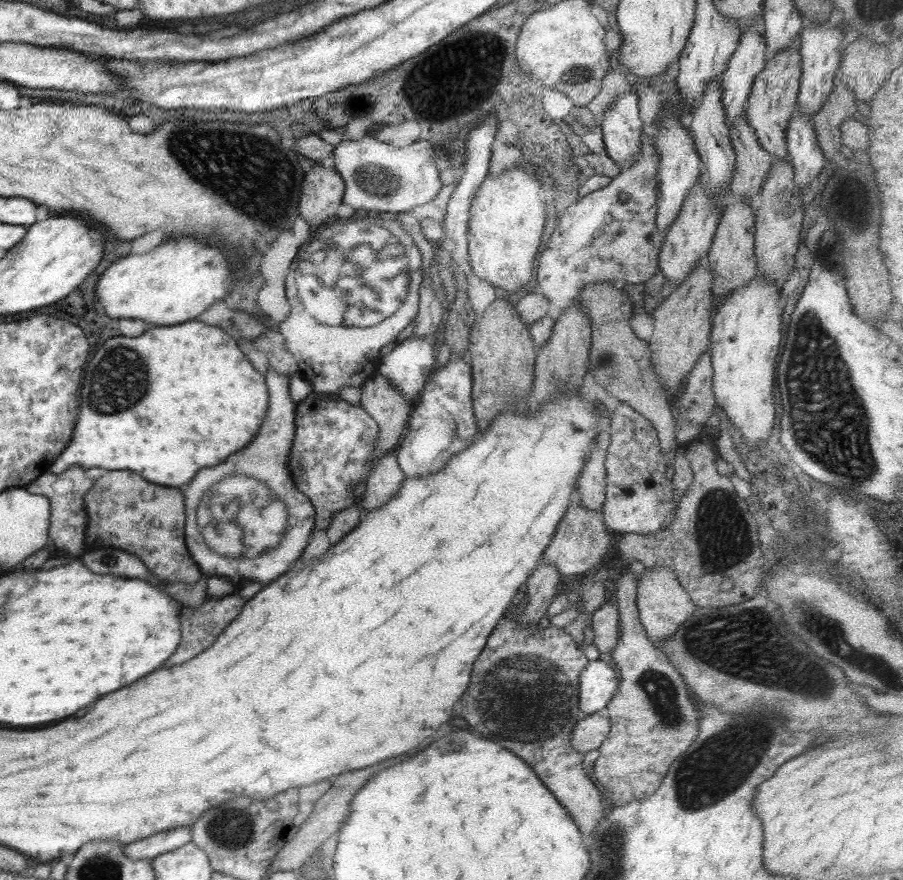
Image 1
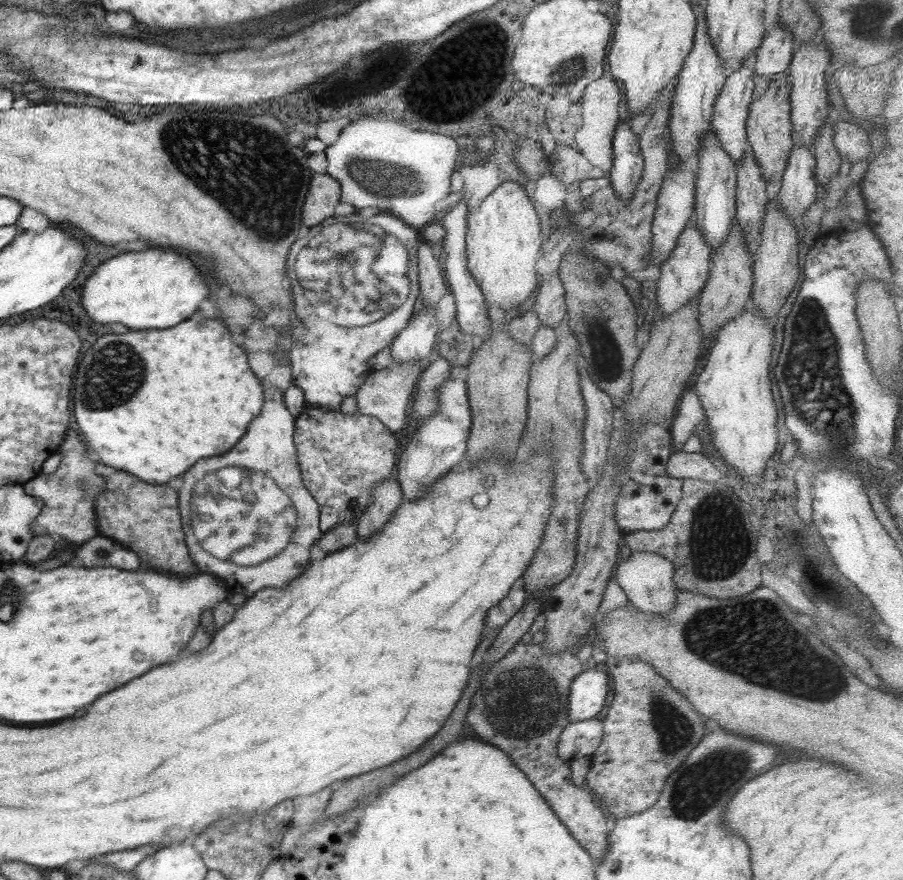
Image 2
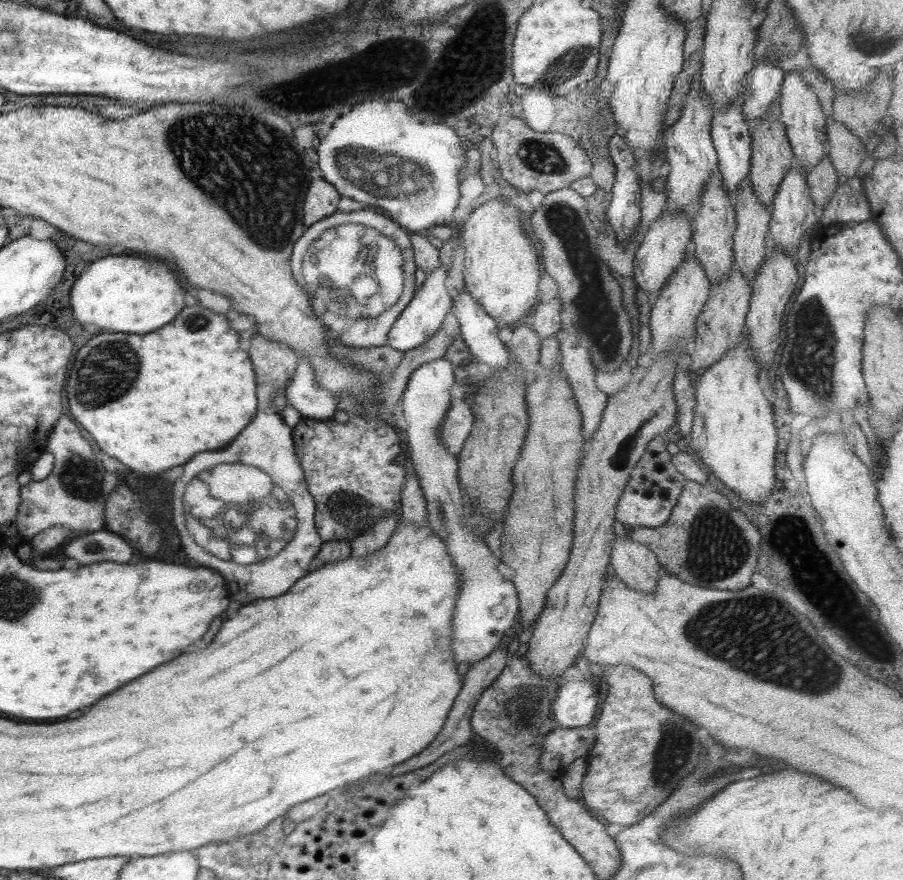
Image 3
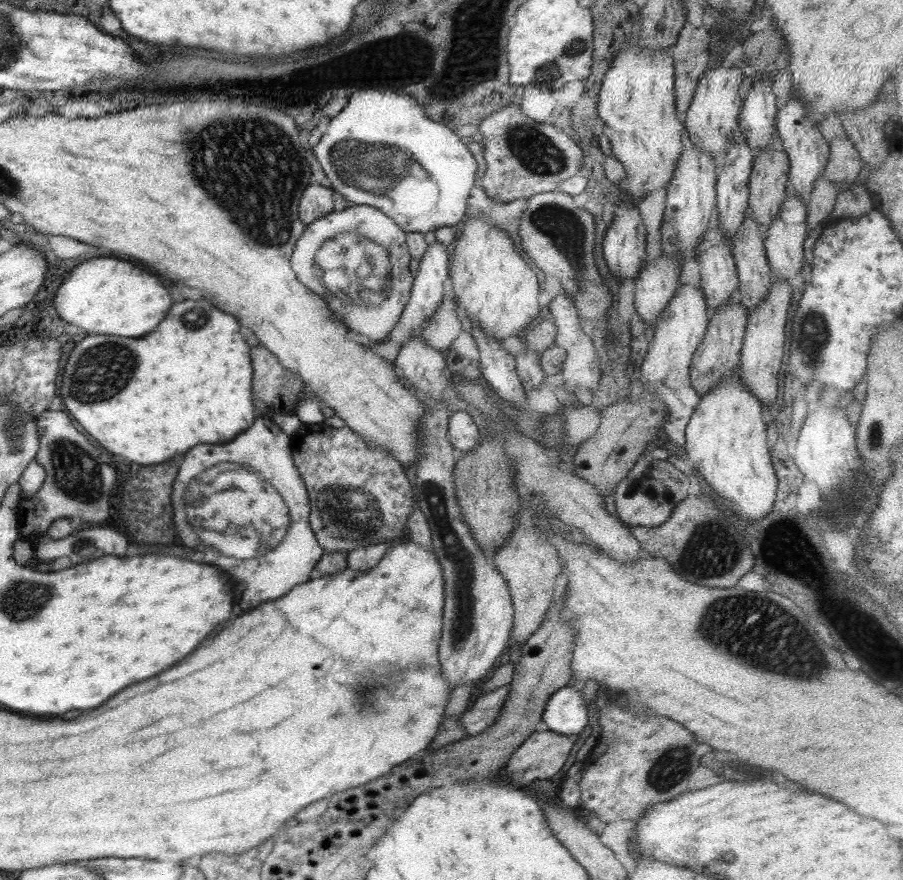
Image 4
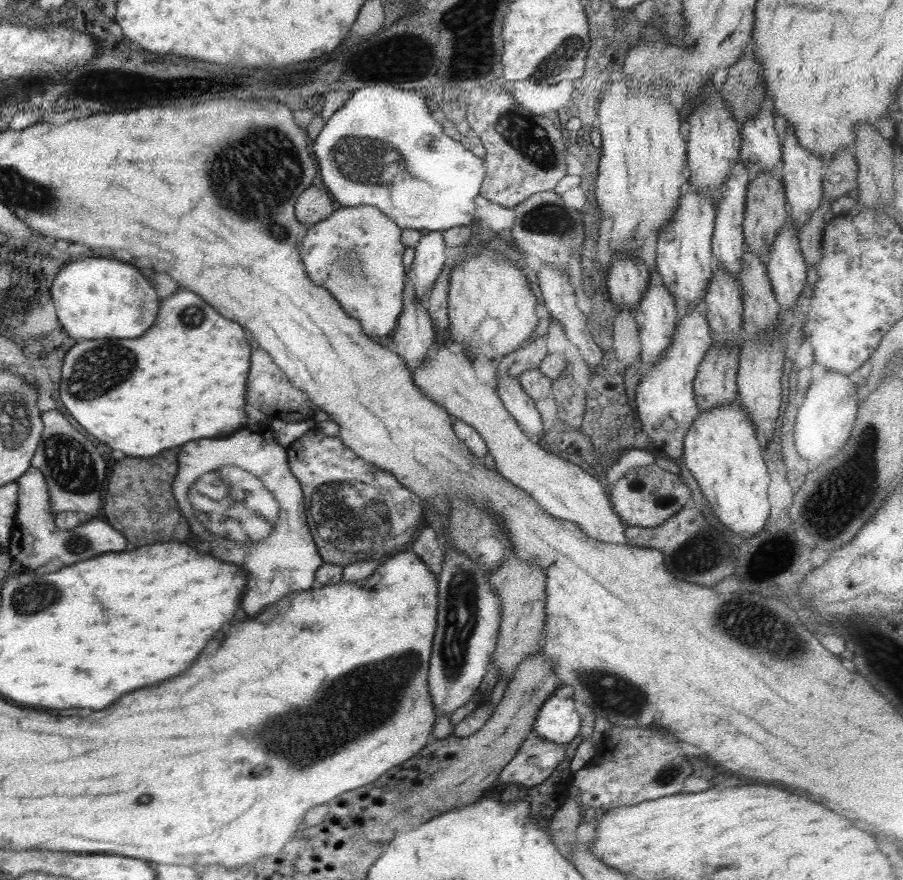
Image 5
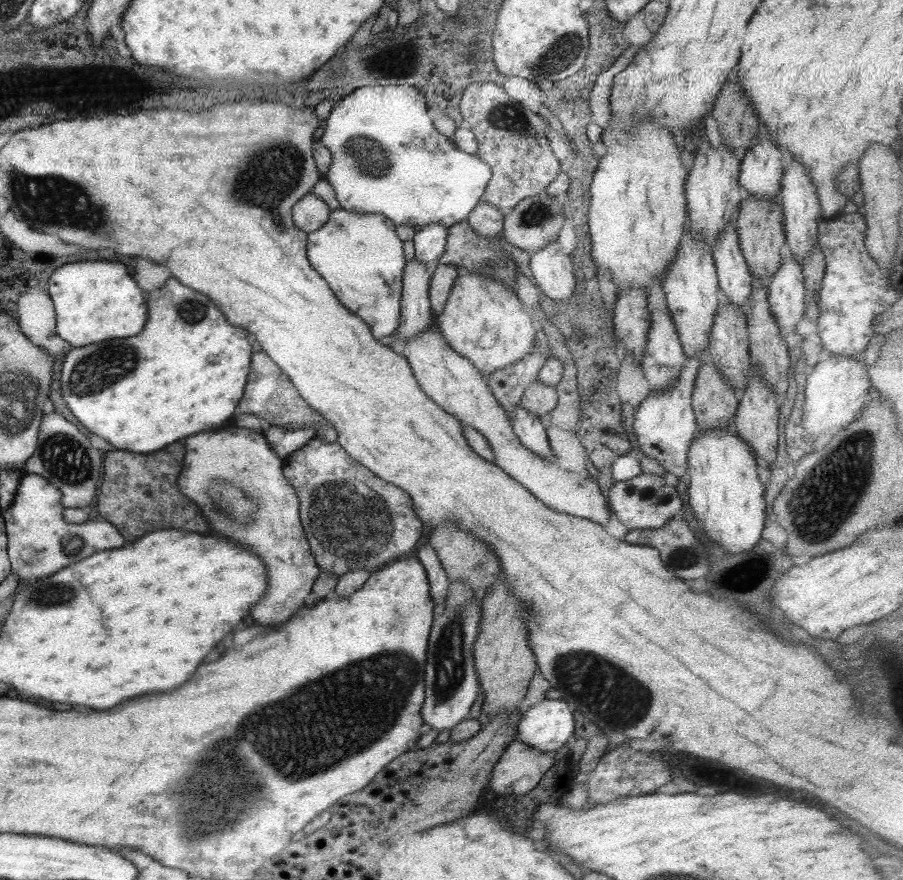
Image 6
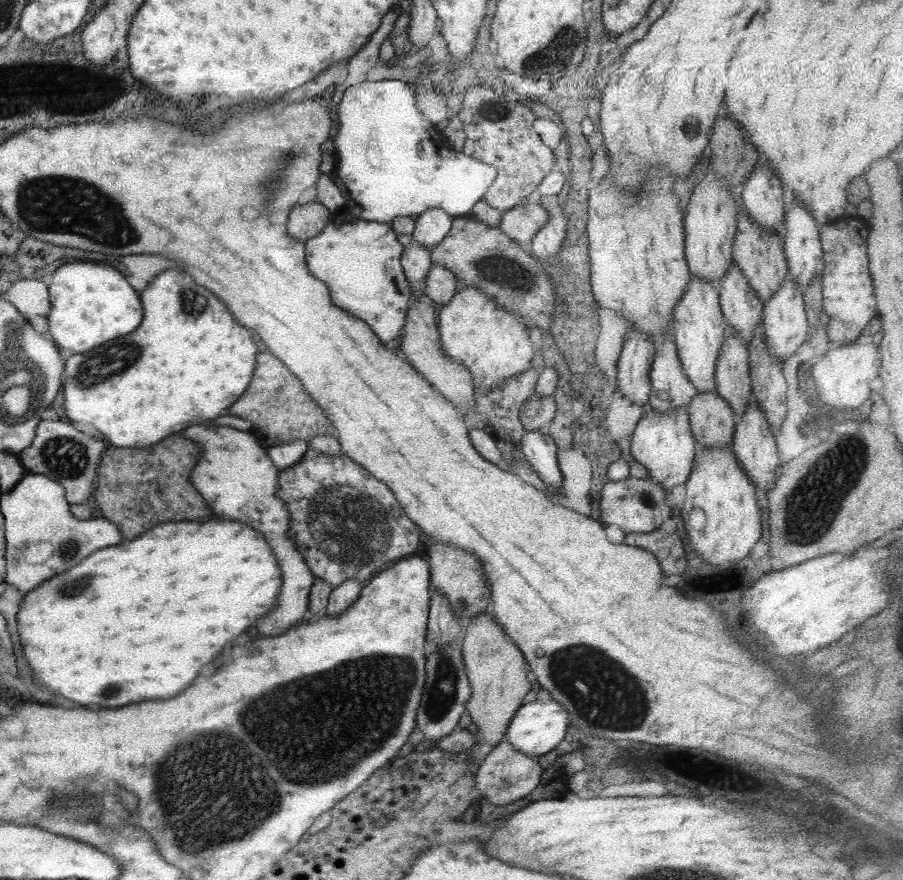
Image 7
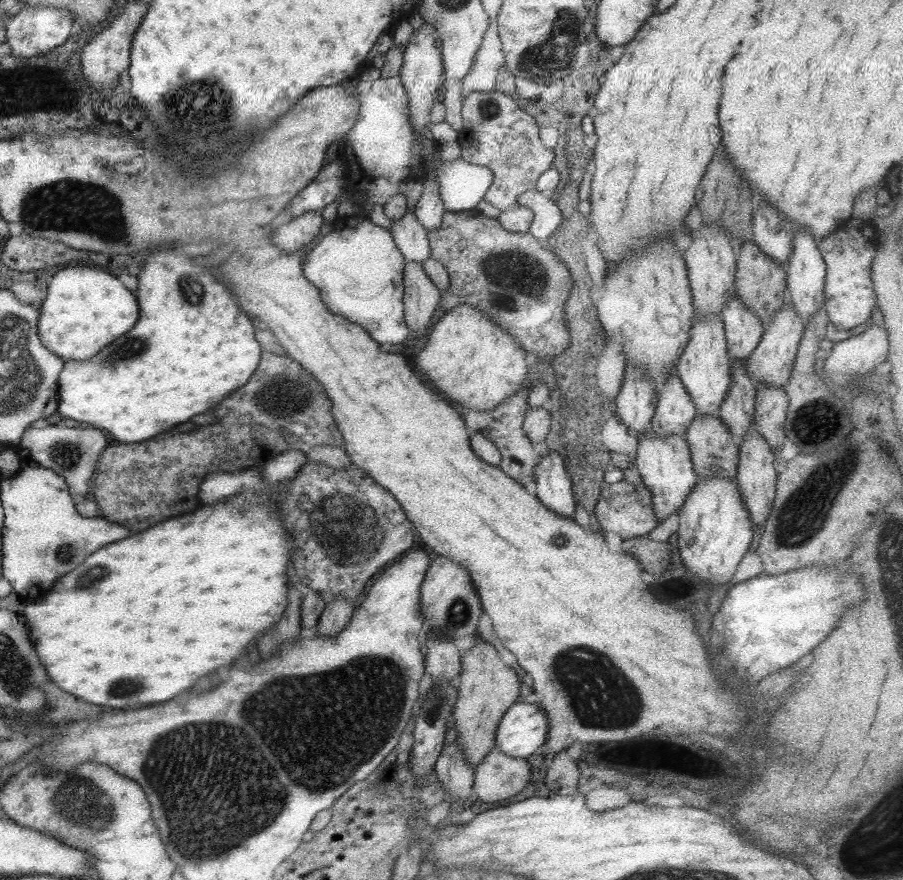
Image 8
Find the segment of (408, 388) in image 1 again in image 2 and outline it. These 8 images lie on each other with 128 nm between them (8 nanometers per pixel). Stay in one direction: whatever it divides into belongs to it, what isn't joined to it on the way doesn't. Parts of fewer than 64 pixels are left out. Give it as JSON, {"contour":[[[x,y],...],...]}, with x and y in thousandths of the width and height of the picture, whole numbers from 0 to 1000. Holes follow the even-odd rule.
{"contour":[[[466,350],[457,355],[450,370],[431,389],[434,413],[466,411],[477,408],[485,380],[483,350]]]}

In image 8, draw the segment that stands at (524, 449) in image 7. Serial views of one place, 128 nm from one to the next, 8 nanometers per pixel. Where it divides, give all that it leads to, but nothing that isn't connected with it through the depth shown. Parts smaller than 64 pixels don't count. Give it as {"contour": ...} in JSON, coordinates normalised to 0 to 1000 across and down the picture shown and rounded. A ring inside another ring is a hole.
{"contour":[[[607,511],[606,516],[597,518],[592,526],[592,564],[604,577],[632,590],[637,584],[638,566],[625,528],[615,513]]]}

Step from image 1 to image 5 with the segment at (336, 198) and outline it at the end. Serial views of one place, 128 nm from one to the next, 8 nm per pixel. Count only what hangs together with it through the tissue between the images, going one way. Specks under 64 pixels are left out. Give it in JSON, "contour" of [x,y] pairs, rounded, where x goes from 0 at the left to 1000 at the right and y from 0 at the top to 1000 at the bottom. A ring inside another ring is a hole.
{"contour":[[[340,213],[327,228],[327,248],[340,258],[361,249],[370,240],[367,228],[359,214]]]}

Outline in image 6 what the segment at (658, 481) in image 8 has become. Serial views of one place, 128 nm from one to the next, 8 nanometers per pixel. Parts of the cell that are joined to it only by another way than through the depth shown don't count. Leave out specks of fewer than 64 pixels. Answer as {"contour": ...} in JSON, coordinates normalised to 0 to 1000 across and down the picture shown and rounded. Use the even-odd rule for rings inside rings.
{"contour":[[[760,406],[754,424],[750,426],[750,433],[736,440],[736,443],[720,445],[702,468],[700,486],[705,501],[702,514],[721,519],[730,525],[736,536],[746,539],[750,543],[759,543],[761,513],[773,492],[764,450],[773,418],[777,413],[772,406]]]}

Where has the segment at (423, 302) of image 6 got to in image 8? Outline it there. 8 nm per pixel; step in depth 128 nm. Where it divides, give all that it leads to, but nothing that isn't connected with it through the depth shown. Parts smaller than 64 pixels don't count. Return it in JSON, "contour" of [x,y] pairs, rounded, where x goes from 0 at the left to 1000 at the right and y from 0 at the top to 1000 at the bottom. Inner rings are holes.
{"contour":[[[449,241],[442,250],[433,251],[433,270],[449,298],[468,298],[475,292],[472,261],[462,252],[457,241]]]}

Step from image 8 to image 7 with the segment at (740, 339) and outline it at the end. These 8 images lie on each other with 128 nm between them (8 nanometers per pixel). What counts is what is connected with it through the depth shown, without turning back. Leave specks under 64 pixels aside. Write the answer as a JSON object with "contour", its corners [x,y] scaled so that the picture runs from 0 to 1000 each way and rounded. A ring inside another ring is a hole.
{"contour":[[[813,300],[790,323],[790,328],[805,370],[827,391],[834,383],[834,373],[844,366],[844,343]]]}

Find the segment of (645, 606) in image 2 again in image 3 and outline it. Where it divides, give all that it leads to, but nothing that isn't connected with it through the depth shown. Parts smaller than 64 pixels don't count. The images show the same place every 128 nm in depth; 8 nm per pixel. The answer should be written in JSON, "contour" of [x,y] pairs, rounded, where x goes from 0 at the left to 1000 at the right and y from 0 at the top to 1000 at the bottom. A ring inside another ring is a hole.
{"contour":[[[693,606],[690,611],[679,607],[674,619],[674,641],[680,655],[699,670],[719,675],[728,666],[732,643],[725,628],[715,620],[700,616]]]}

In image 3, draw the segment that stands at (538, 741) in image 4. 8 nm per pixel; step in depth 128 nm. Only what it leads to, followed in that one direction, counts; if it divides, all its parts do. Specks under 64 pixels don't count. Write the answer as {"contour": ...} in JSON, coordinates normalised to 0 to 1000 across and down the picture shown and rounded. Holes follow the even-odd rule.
{"contour":[[[617,826],[599,836],[597,869],[602,876],[620,878],[635,864],[658,848],[659,831],[653,826]]]}

